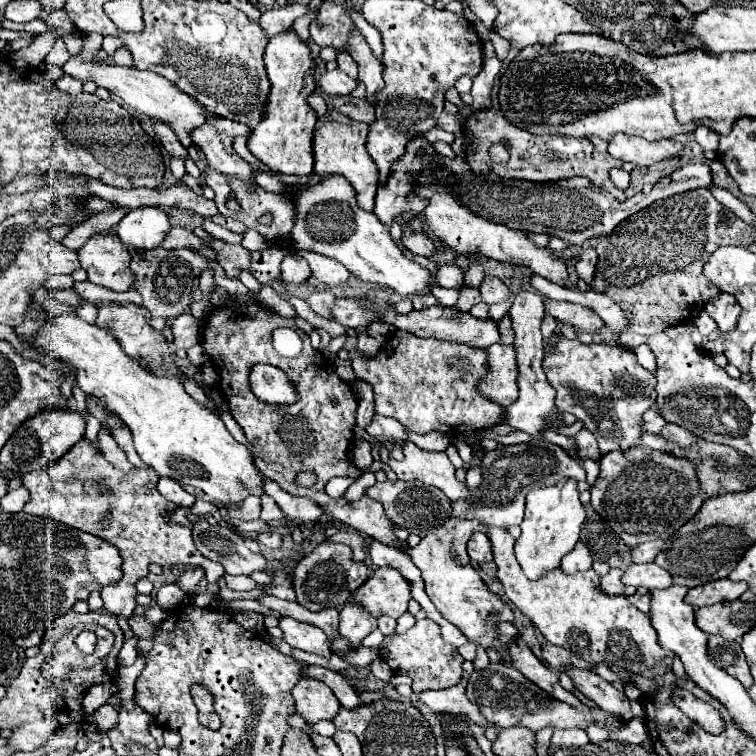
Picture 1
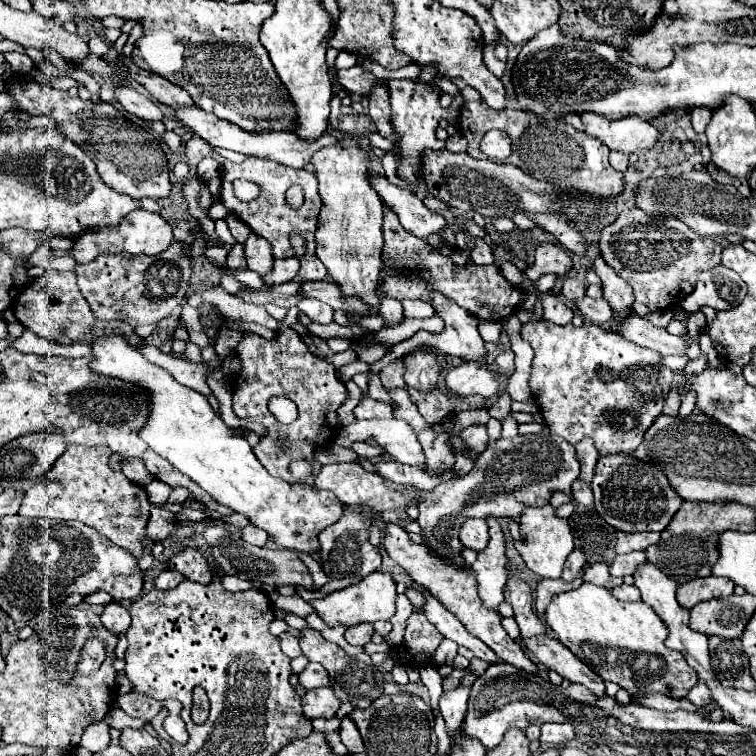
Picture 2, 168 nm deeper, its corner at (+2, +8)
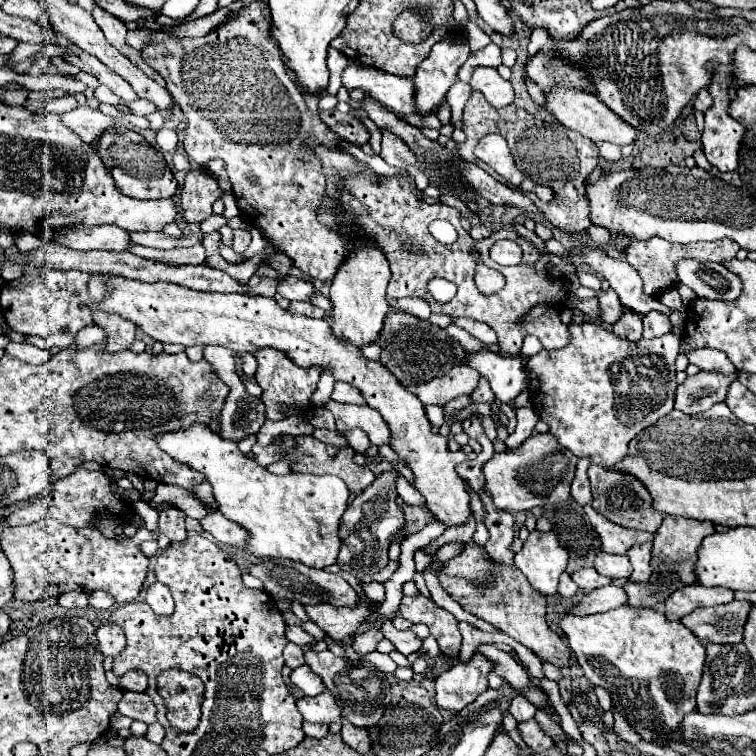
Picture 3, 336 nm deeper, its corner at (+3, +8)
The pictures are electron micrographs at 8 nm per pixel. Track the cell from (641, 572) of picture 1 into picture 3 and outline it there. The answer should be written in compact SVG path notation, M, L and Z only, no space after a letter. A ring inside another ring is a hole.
M604 551L594 557L594 569L610 579L628 579L632 575L630 561L626 555L610 555Z

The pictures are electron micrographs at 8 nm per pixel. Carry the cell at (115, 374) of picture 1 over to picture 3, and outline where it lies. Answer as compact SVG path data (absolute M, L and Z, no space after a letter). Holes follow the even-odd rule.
M202 423L160 435L158 447L200 471L212 483L218 511L248 531L246 549L258 559L290 559L314 569L336 563L340 551L338 525L350 497L346 483L336 475L268 473L250 455L240 453L236 443L224 441Z

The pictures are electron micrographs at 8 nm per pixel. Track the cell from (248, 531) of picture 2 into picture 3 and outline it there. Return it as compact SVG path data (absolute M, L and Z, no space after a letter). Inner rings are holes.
M220 511L206 515L200 521L200 525L206 533L210 533L216 541L220 541L224 545L232 545L232 547L244 547L246 545L248 533L238 523L228 521Z

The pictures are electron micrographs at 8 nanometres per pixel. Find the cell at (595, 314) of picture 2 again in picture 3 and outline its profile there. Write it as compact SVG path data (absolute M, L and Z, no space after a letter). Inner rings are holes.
M600 289L600 291L594 293L594 297L598 297L598 301L600 301L600 309L602 309L602 317L600 317L600 319L602 319L602 321L606 321L606 323L616 323L616 321L622 317L624 307L622 307L618 295L614 295L612 289L608 289L608 291Z

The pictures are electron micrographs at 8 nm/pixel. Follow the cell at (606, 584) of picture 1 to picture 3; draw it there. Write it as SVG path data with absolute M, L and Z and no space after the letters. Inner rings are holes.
M590 567L590 569L578 569L578 571L574 571L574 573L572 573L572 581L574 581L584 593L590 593L590 591L594 591L594 589L598 589L598 587L608 585L612 579L602 577L600 573L594 571L594 567Z

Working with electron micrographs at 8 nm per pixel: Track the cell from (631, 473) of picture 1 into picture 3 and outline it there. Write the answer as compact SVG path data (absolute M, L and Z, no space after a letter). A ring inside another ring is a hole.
M598 465L588 467L588 479L590 479L592 495L594 495L592 507L600 515L604 515L606 519L610 519L616 525L640 529L640 531L648 531L648 533L654 533L660 527L662 513L652 509L652 499L646 491L646 487L638 479L624 475L624 473L618 473L618 471L608 471L608 469L598 467Z

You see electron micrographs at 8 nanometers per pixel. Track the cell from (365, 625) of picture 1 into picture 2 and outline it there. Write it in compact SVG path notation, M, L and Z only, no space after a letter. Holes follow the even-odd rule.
M359 623L355 627L349 627L345 631L345 639L349 645L365 645L371 641L373 635L373 625L371 623Z

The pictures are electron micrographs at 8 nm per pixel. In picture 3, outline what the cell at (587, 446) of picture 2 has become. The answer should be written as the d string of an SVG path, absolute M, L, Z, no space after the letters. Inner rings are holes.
M580 459L578 461L578 467L576 467L576 477L572 481L572 499L578 503L578 505L590 505L592 503L592 493L590 493L590 483L588 483L588 475L586 475L586 469L588 469L590 461L588 459Z

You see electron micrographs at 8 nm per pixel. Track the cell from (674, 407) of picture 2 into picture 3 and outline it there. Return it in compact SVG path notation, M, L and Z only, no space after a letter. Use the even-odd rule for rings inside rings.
M700 371L692 377L688 377L682 385L676 389L676 403L674 409L696 415L702 411L708 411L712 405L726 399L726 391L734 379L718 373Z

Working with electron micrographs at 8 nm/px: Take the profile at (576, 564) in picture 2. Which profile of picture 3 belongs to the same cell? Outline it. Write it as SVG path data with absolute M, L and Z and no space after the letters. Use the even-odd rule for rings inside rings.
M564 573L564 575L560 577L560 585L558 585L558 593L560 593L560 597L564 597L564 599L572 599L572 597L576 595L576 591L578 591L578 587L572 583L570 575Z

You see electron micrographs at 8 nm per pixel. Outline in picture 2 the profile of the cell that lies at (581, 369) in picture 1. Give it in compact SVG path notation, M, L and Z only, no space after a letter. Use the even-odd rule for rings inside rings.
M541 319L523 325L521 335L535 351L529 387L551 433L563 437L571 445L579 443L583 437L591 437L599 453L633 453L643 441L647 427L651 427L655 417L661 413L663 399L667 397L675 377L671 369L659 365L661 355L657 351L629 343L621 335L599 325L573 327L569 323L561 327Z

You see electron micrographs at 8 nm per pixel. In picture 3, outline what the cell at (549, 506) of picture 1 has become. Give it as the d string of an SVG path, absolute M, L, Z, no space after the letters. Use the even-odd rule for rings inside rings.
M532 531L520 553L514 555L516 567L526 575L528 583L544 597L556 595L558 579L566 571L568 553L560 547L558 537L548 531Z

